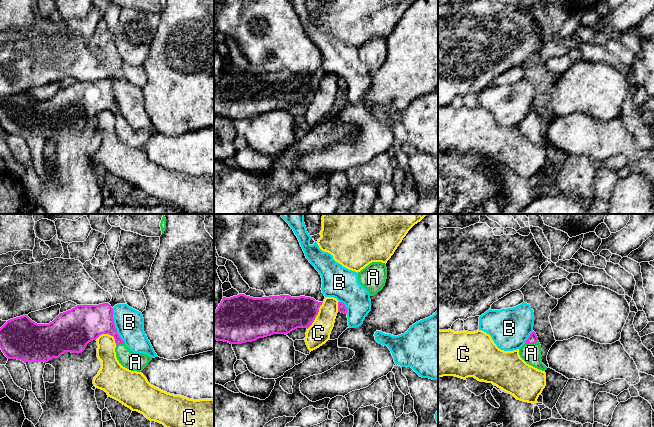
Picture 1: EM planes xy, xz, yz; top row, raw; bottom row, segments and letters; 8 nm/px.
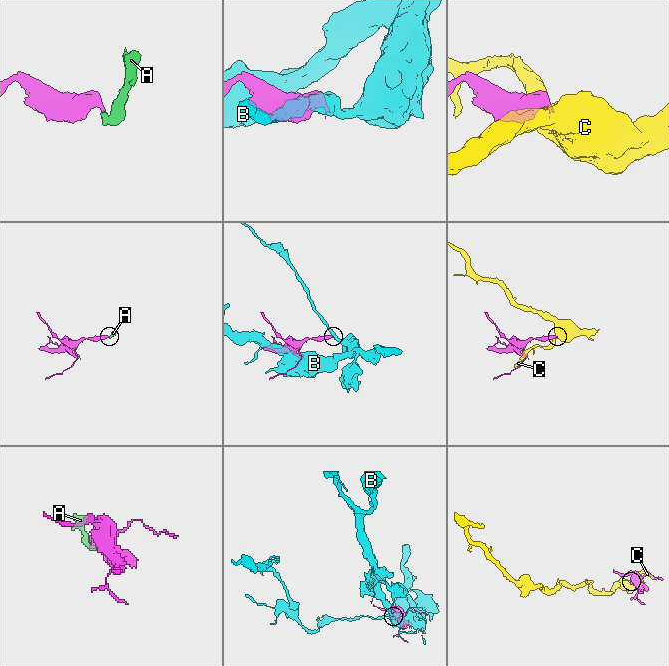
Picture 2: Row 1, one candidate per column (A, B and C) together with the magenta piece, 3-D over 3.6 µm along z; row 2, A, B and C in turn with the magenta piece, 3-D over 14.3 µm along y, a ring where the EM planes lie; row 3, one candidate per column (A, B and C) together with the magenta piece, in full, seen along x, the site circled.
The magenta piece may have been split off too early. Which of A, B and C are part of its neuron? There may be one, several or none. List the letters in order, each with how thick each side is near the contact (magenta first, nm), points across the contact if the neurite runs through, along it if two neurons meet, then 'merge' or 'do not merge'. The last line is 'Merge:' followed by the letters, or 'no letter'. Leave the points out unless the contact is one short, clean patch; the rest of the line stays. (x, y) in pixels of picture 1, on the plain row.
A: 80/160 nm | across yz (532, 115), (531, 119), (531, 129) | merge
B: 300/220 nm | do not merge
C: 280/180 nm | do not merge
Merge: A

